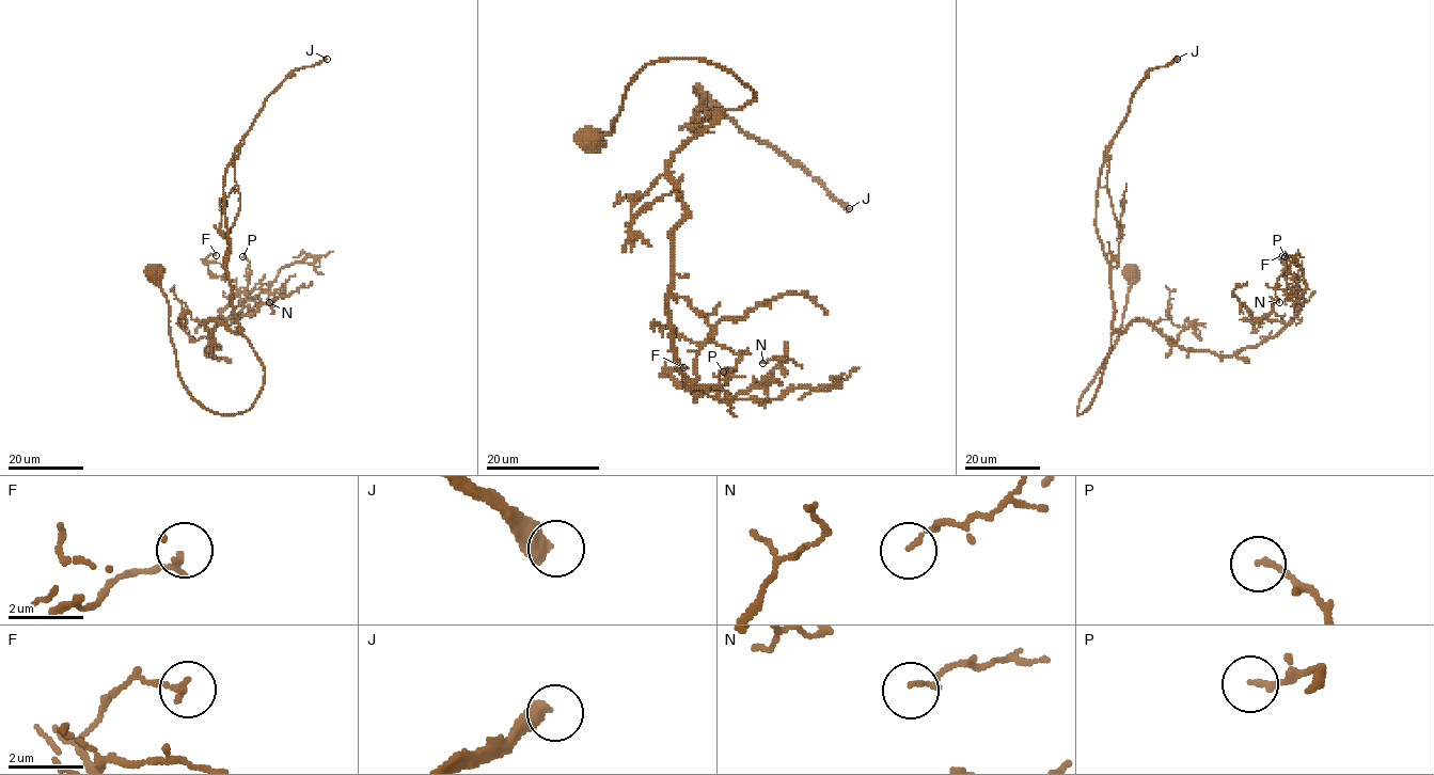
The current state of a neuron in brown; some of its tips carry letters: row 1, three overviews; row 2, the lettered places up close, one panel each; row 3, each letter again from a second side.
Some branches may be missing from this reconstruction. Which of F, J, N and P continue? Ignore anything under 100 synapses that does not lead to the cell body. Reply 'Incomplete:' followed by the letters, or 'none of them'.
Incomplete: J

